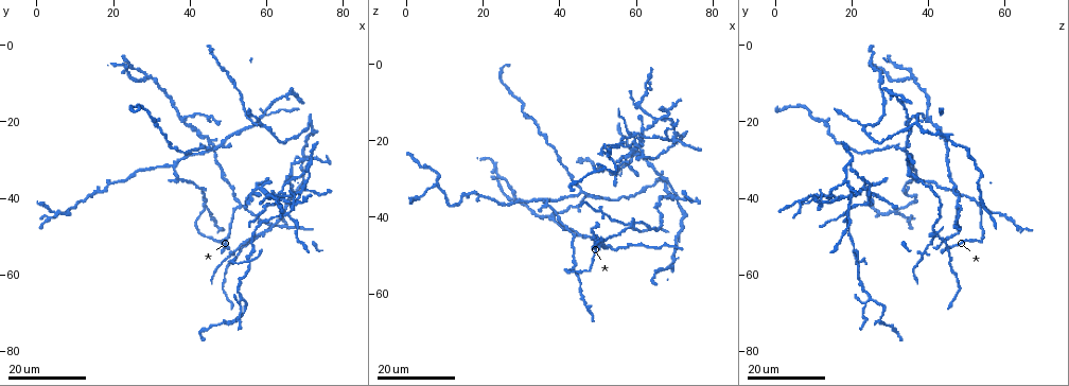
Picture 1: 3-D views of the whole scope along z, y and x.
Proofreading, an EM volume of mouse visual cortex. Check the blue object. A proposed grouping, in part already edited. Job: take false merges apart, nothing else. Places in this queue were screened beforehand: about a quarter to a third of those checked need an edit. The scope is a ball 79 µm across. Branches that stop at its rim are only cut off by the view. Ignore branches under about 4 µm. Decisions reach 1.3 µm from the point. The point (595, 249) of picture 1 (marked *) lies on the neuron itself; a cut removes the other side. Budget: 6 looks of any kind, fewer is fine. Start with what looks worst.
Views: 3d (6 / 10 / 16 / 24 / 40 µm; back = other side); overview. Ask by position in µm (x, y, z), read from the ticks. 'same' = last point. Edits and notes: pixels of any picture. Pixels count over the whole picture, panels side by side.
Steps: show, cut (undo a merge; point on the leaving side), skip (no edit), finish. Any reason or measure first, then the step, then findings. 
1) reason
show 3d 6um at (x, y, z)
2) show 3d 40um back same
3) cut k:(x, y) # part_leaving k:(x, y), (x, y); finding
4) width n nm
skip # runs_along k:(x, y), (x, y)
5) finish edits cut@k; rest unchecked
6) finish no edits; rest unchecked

four arms meet
show 3d 24um at (56.0, 57.0, 21.0)

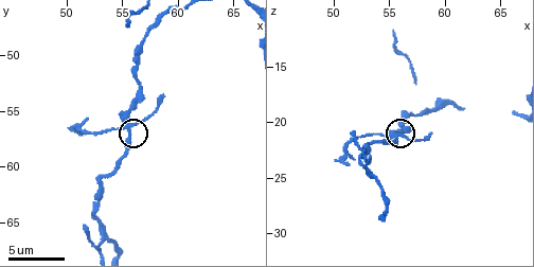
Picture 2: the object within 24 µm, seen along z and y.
closer look
show 3d 10um at (55.4, 56.6, 21.2)

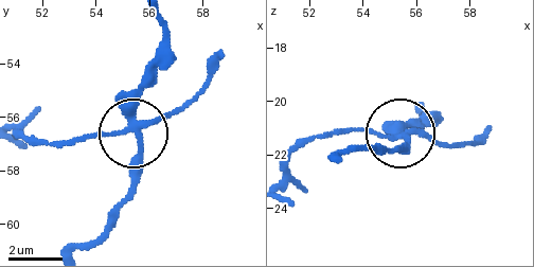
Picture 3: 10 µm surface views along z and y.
arms 4
cut 3:(173, 113) # a second neuron is stuck on

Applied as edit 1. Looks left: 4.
redraw
show overview

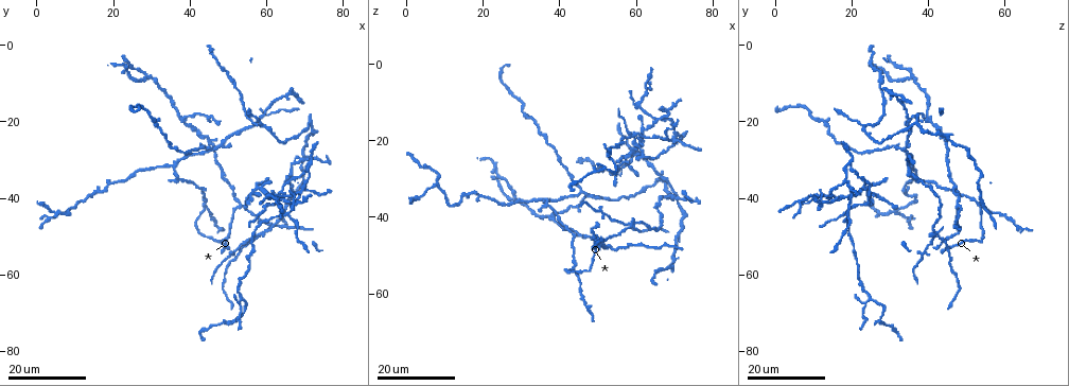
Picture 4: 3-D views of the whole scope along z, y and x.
four-way junction
show 3d 24um at (38.0, 19.5, 39.5)

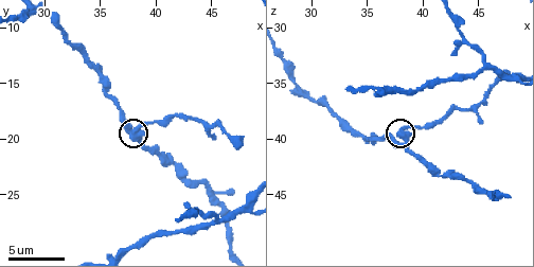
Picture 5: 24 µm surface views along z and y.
show 3d 6um at (37.8, 19.2, 39.6)

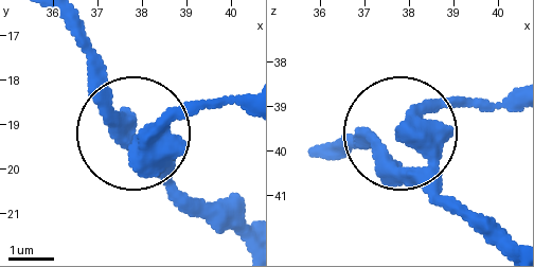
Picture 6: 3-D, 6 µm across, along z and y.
arms 4
skip # one neuron here

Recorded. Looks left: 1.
arms part here
show 3d 16um at (45.8, 27.4, 33.6)

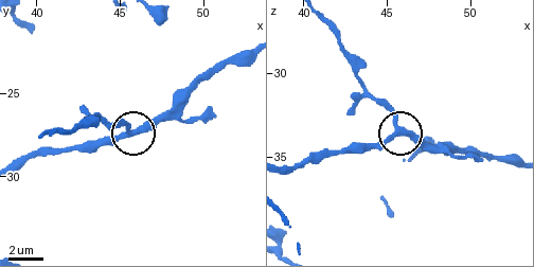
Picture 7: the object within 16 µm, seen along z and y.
skip # runs_along 7:(20, 167), (46, 153), (131, 135), (123, 124), (103, 120); continuous, no second neuron

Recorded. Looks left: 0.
finish edits cut@3; rest unchecked

